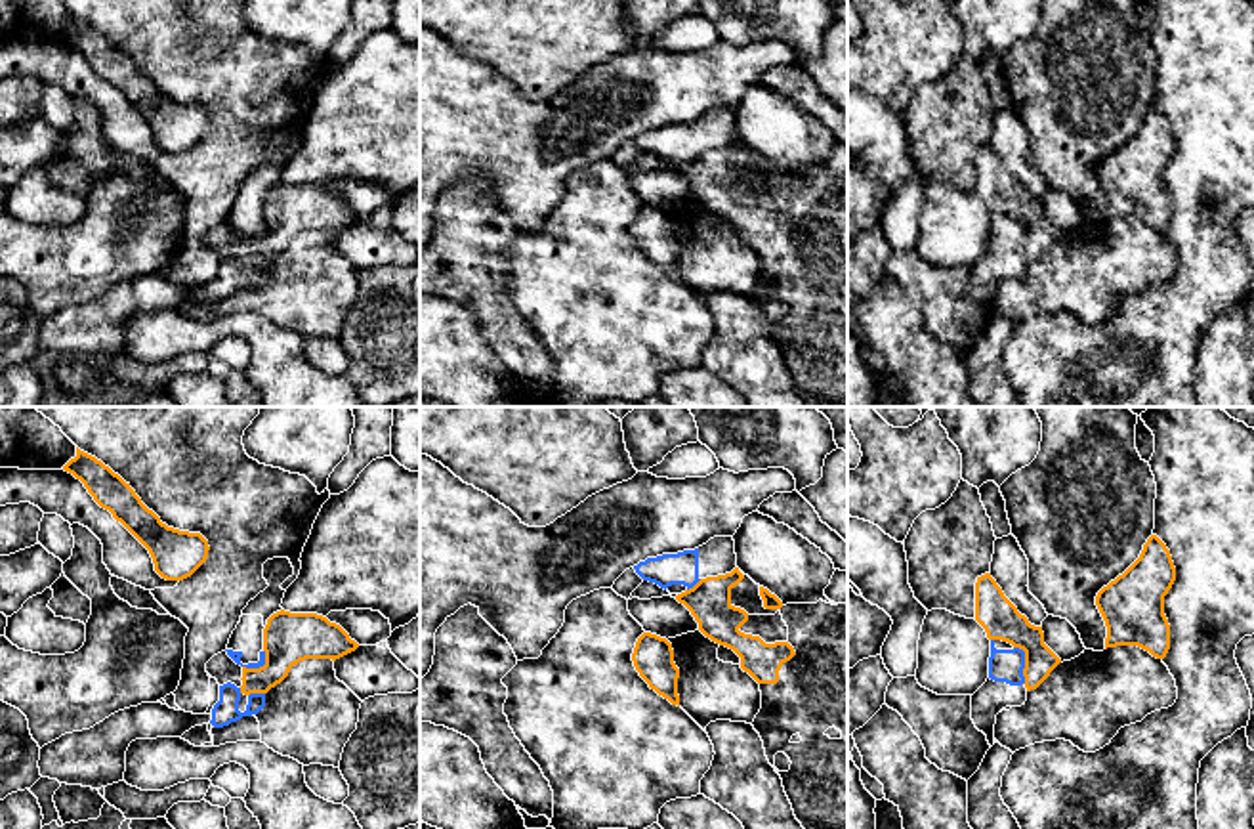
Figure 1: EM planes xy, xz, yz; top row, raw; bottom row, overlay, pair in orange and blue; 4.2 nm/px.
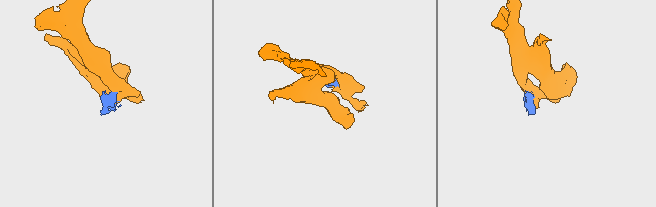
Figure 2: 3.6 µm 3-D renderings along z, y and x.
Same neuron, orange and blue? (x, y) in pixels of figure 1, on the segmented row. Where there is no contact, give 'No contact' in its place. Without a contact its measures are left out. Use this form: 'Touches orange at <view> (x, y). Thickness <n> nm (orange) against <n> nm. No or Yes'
Touches orange at yz (1025, 663). Thickness 160 nm (orange) against 140 nm. No

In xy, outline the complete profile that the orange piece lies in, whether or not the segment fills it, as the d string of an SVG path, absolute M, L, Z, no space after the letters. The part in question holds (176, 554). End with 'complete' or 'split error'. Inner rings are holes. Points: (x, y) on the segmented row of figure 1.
M76 447L65 466L84 483L94 500L109 510L151 554L155 571L166 581L191 577L208 558L208 541L200 533L168 527L149 510L118 474Z | complete

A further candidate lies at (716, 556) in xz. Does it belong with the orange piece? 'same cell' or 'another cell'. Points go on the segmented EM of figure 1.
another cell

